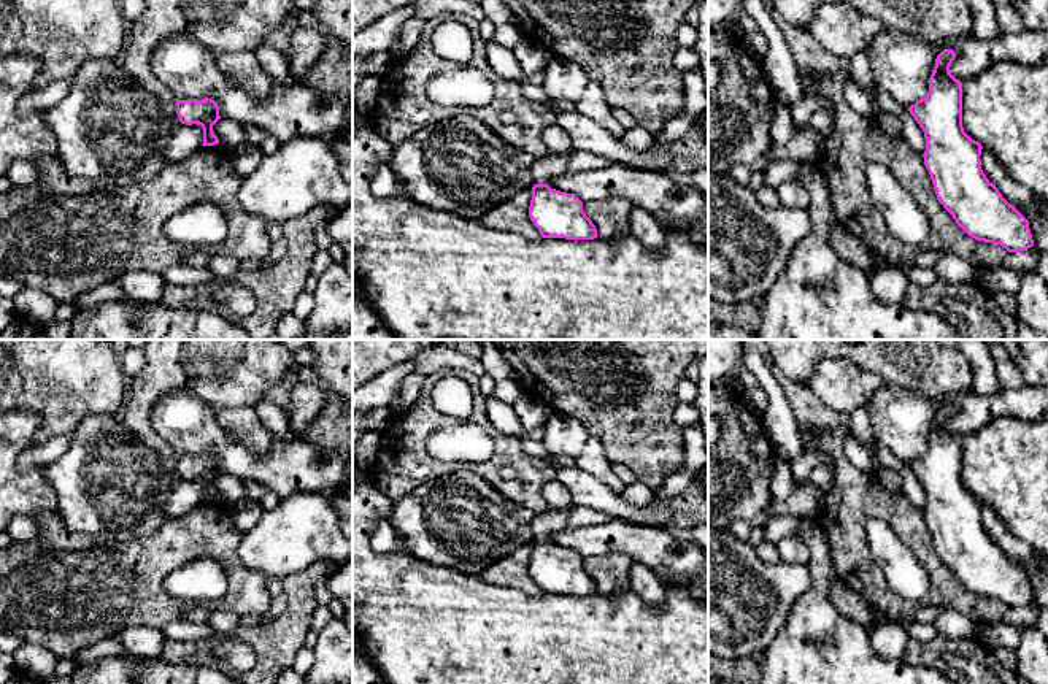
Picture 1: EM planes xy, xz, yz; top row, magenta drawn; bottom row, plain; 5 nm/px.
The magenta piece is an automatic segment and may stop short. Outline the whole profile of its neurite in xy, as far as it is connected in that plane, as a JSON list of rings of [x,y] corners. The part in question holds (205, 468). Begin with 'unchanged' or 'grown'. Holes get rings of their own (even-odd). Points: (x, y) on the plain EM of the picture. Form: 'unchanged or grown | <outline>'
unchanged | [[[178,455],[176,470],[181,479],[198,479],[203,484],[202,501],[214,501],[219,498],[213,487],[213,481],[221,475],[219,462],[214,455]]]

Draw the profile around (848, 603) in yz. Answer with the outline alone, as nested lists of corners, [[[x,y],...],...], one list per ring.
[[[840,579],[830,586],[829,598],[840,614],[872,630],[875,611]]]

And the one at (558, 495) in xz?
[[[557,479],[548,482],[543,487],[543,497],[548,501],[551,509],[573,509],[576,503],[572,498],[572,494],[565,486],[562,486]]]

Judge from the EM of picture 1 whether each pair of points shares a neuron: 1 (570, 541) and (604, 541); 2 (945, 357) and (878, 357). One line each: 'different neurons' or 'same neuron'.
1: same neuron
2: same neuron

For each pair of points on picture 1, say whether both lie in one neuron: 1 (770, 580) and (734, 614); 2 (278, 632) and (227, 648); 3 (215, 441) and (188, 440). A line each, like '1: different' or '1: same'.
1: same
2: different
3: same

